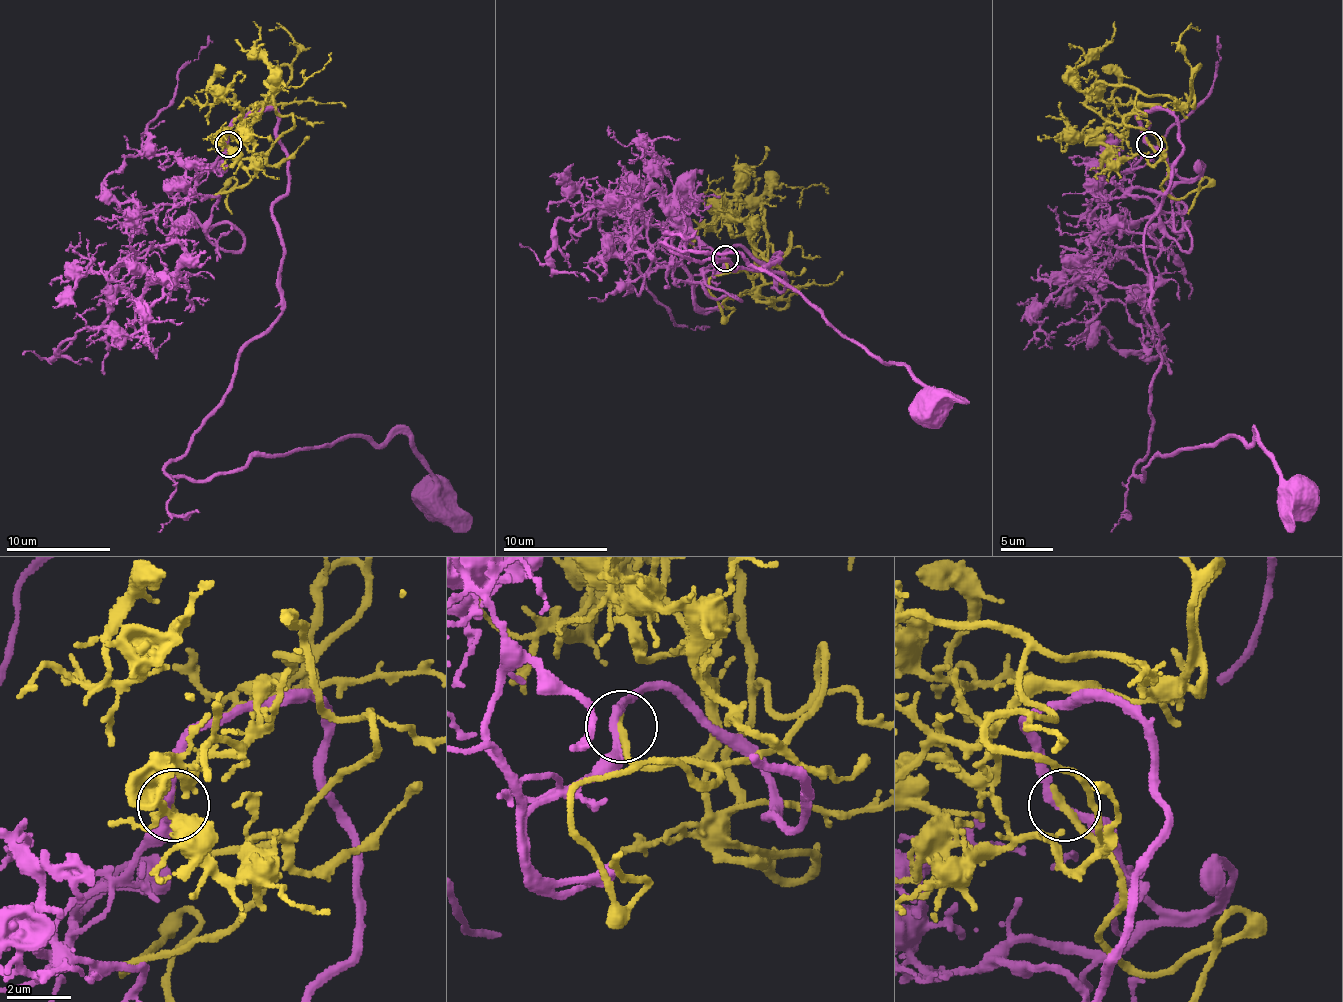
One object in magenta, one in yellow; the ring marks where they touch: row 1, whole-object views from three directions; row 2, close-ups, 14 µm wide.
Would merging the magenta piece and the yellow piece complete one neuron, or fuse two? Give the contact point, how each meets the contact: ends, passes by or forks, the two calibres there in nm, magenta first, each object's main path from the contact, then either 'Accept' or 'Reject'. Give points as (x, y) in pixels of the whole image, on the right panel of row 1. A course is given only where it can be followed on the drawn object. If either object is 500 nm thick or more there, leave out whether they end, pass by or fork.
Place: (1149, 144). At the ring magenta passes by. At the ring yellow ends. Thickness 260 nm (magenta) against 300 nm. Course of magenta: (1150, 144), (1137, 118), (1176, 118), (1145, 230), (1160, 353), (1134, 470), (1257, 433), (1301, 498). Course of yellow: (1150, 144), (1124, 118), (1168, 95), (1100, 131), (1111, 168), (1153, 165), (1158, 137). Accept

